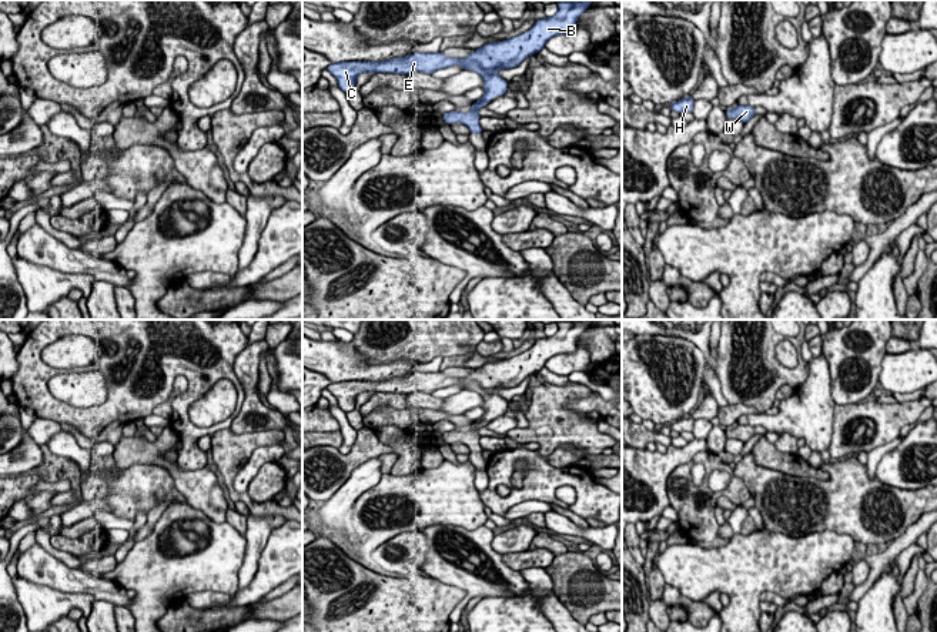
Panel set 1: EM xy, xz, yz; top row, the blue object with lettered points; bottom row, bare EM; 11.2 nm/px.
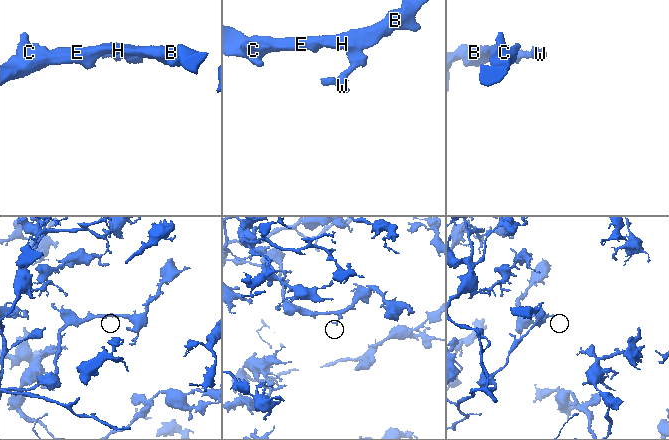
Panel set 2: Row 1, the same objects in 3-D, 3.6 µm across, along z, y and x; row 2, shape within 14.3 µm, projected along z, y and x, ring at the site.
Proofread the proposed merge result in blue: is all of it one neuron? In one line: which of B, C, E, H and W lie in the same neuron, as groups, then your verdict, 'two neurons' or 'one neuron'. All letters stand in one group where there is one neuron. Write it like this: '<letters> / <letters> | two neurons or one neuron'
B C E H W | one neuron

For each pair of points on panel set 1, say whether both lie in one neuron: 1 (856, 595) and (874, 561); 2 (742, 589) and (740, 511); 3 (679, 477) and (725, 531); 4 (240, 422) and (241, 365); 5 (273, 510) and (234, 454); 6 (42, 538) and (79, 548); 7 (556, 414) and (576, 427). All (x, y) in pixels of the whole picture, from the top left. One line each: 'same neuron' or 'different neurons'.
1: same neuron
2: different neurons
3: different neurons
4: same neuron
5: same neuron
6: different neurons
7: same neuron

